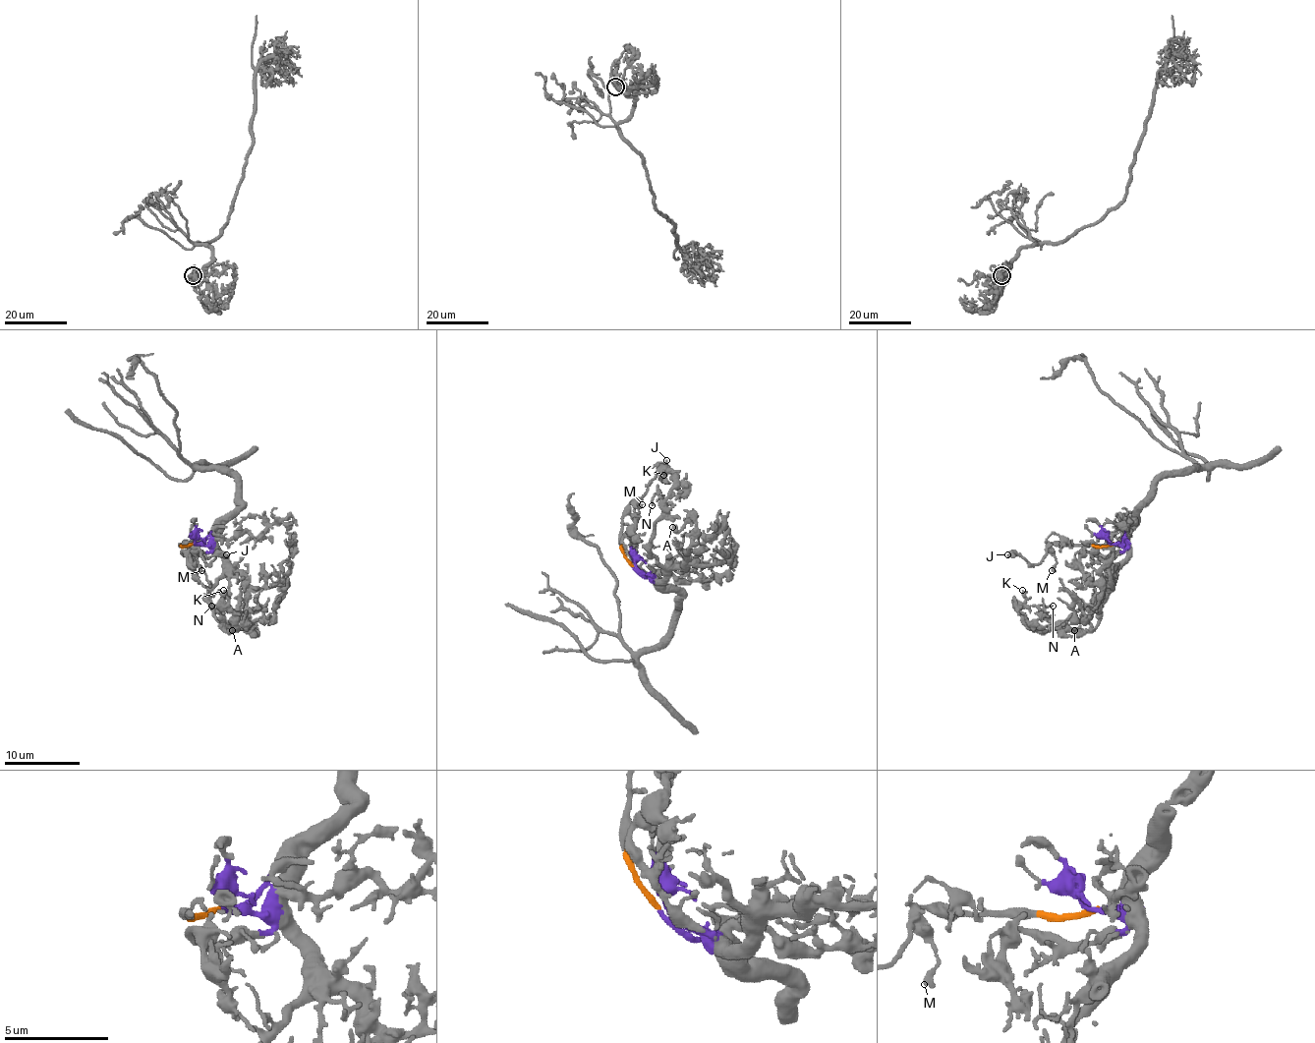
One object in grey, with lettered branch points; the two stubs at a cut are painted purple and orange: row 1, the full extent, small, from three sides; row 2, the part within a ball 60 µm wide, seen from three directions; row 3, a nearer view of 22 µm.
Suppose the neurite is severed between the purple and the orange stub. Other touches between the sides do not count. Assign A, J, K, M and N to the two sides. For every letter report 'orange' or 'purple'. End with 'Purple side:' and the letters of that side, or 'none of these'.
A: purple
J: orange
K: purple
M: orange
N: purple
Purple side: A, K, N

